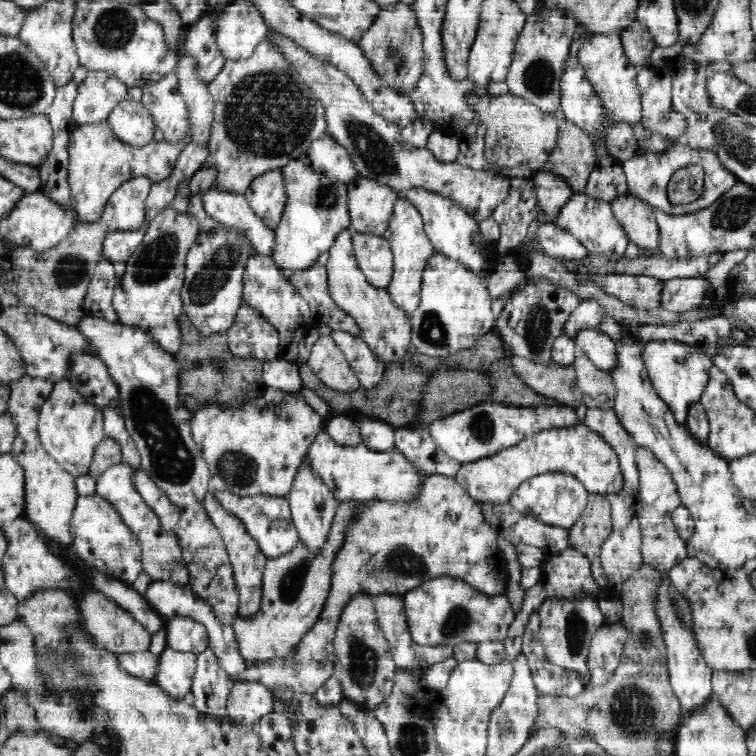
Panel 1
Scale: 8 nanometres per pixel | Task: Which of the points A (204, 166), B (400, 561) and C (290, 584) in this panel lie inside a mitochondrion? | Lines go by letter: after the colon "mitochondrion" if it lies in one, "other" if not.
A: other
B: mitochondrion
C: mitochondrion

